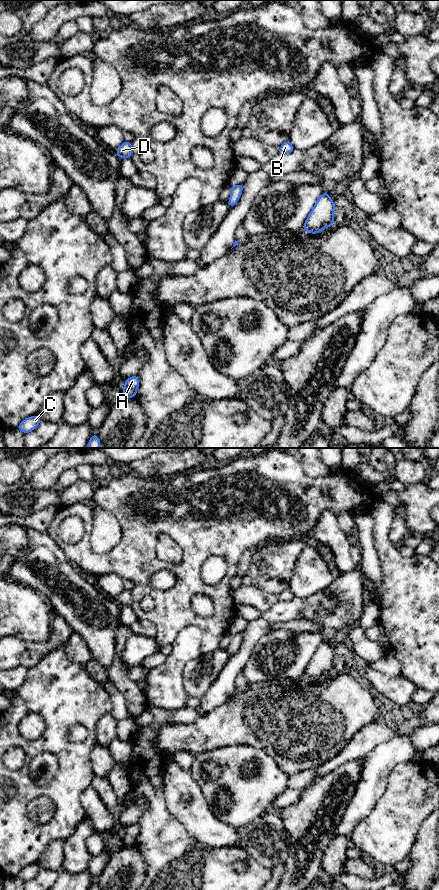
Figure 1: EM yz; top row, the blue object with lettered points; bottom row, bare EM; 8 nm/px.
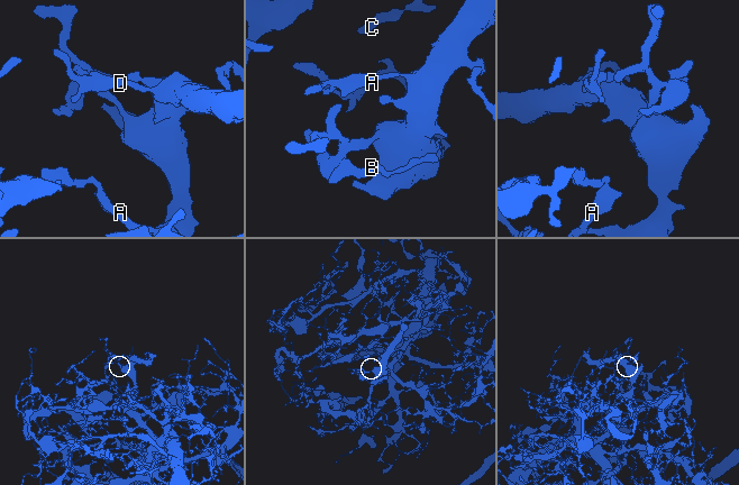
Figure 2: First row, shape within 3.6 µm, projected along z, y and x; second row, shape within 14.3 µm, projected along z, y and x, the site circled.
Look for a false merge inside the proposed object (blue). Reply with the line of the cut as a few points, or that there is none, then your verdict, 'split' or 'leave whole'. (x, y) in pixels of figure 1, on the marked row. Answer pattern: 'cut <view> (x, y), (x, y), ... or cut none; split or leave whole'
cut none; leave whole

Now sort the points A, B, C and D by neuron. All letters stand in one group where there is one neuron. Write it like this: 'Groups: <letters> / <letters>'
Groups: A B C D

